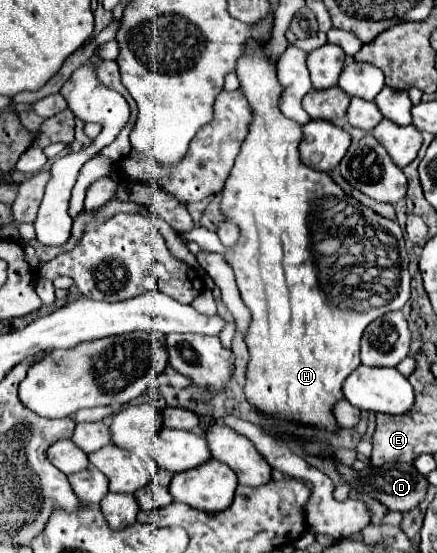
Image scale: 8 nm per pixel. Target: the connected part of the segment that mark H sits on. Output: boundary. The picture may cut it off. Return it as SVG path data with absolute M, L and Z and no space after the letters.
M247 40L243 46L243 52L237 60L237 68L235 74L239 78L241 84L241 92L245 94L245 98L249 100L249 106L253 110L253 120L249 124L249 132L241 144L241 150L235 158L233 170L221 190L221 214L227 222L235 224L239 228L239 240L233 248L225 248L225 260L231 264L233 272L235 272L235 280L237 280L237 288L241 292L241 300L245 302L245 306L251 312L251 324L249 330L245 334L245 344L249 348L249 364L247 364L247 384L245 384L245 396L247 402L261 414L275 418L275 420L287 420L287 422L297 422L315 430L325 430L325 432L339 432L339 424L333 416L333 406L343 400L343 382L345 378L353 372L353 368L357 368L357 364L361 364L359 360L359 340L363 330L377 320L379 316L391 312L391 310L399 310L405 306L405 302L411 296L411 278L409 278L409 256L405 252L405 240L403 240L403 232L399 228L397 222L385 220L381 216L377 216L373 210L365 208L363 204L359 204L357 200L353 200L351 196L347 196L345 200L345 192L341 194L341 188L331 180L329 174L325 172L313 172L311 168L305 168L305 164L301 164L299 160L299 152L297 146L301 142L301 126L289 118L285 118L279 112L279 100L281 100L281 82L277 80L277 68L275 62L269 60L271 56L267 54L267 42L259 42L259 40Z

